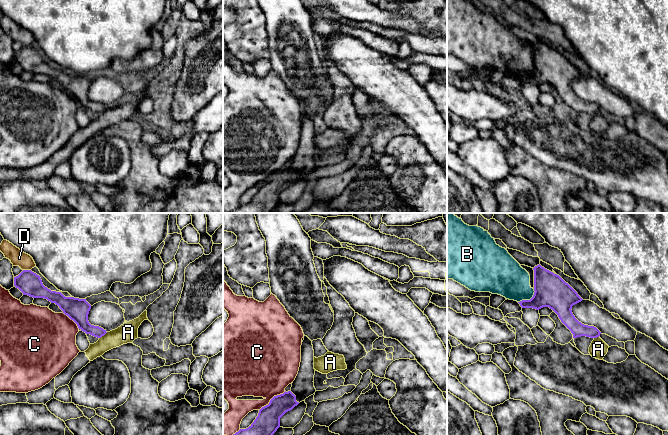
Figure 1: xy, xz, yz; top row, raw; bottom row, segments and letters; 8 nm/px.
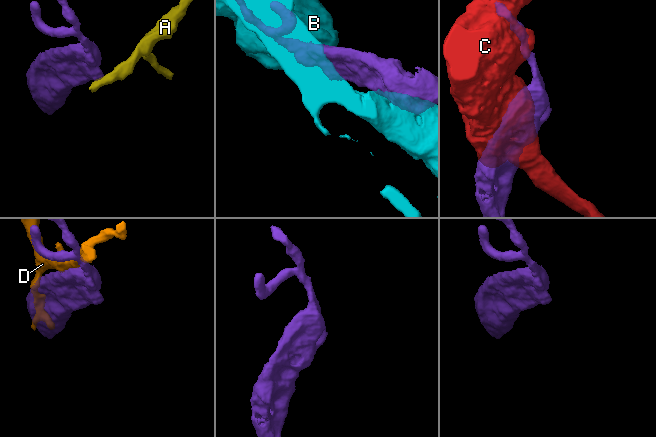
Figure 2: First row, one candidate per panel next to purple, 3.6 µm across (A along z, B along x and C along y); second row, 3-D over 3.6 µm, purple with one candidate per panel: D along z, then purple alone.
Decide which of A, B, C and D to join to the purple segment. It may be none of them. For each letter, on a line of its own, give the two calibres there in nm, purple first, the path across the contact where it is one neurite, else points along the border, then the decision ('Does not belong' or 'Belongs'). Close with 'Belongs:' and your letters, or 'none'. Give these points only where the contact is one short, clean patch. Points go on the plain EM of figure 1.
A: Thickness 140 nm (purple) against 160 nm. Boundary: xy (107, 108), (99, 114). Does not belong
B: Thickness 260 nm (purple) against 300 nm. Does not belong
C: Thickness 200 nm (purple) against 440 nm. Does not belong
D: Thickness 190 nm (purple) against 130 nm. Does not belong
Belongs: none

